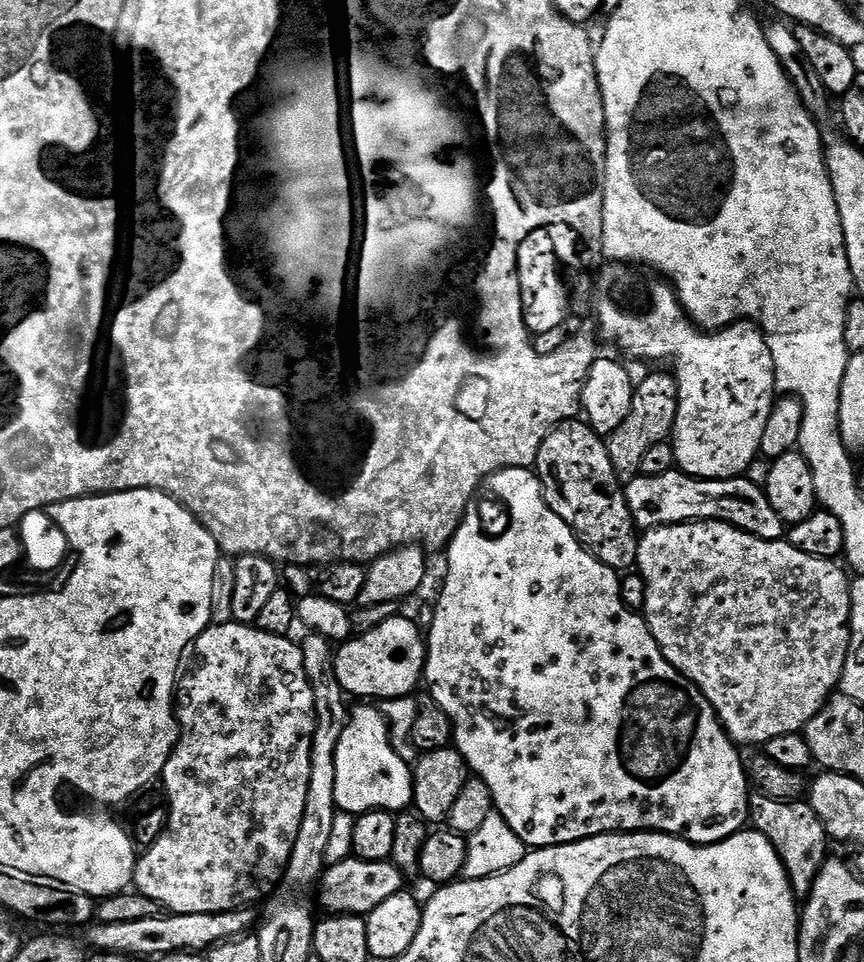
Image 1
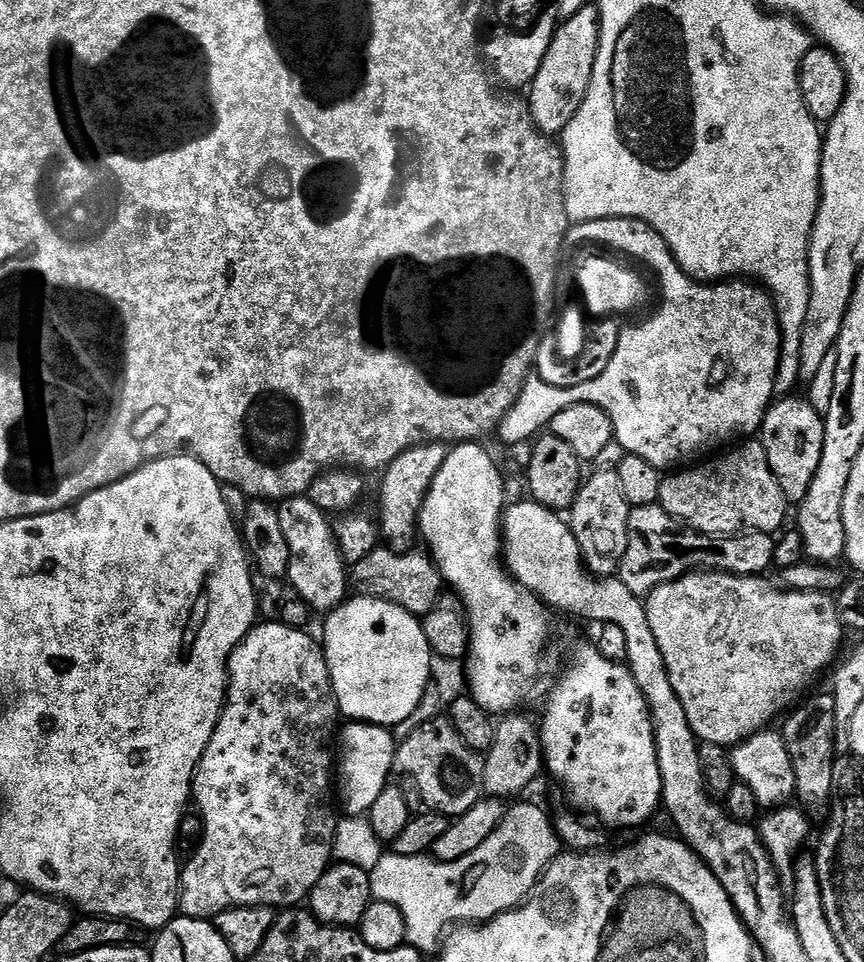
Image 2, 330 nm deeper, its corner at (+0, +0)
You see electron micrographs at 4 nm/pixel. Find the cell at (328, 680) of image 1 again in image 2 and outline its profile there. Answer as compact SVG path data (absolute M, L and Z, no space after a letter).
M307 495L291 496L279 505L282 531L290 545L290 566L287 583L308 603L316 614L333 612L350 596L350 572L339 550L339 543L333 532L333 521Z

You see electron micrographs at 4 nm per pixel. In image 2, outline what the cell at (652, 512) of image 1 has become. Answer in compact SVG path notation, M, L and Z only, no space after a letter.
M651 504L633 508L630 514L630 542L626 546L626 558L622 558L620 563L618 578L635 596L647 598L659 584L674 582L693 570L729 572L735 576L760 576L767 568L773 567L775 549L776 540L766 532L746 532L739 536L701 536L688 525L675 520L659 504Z

